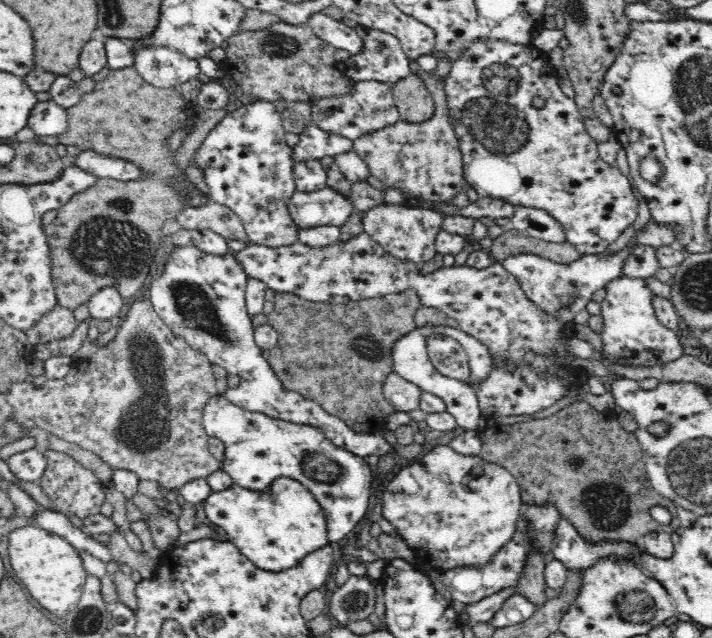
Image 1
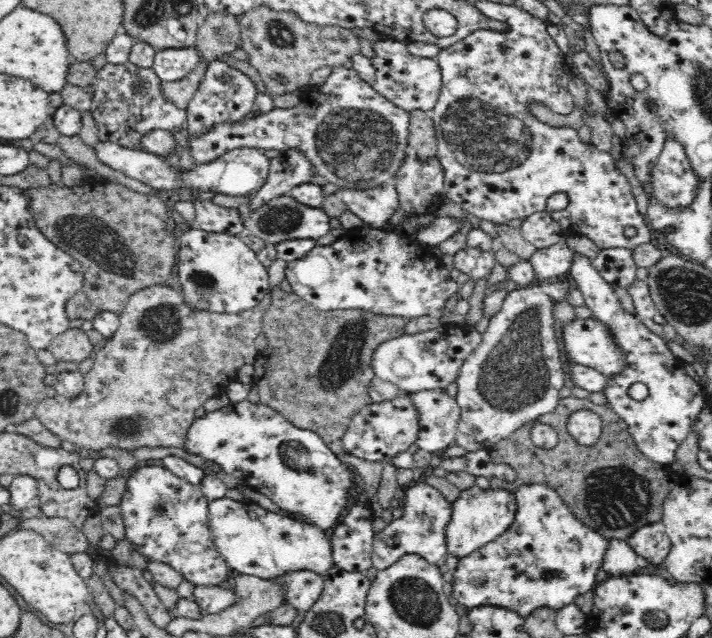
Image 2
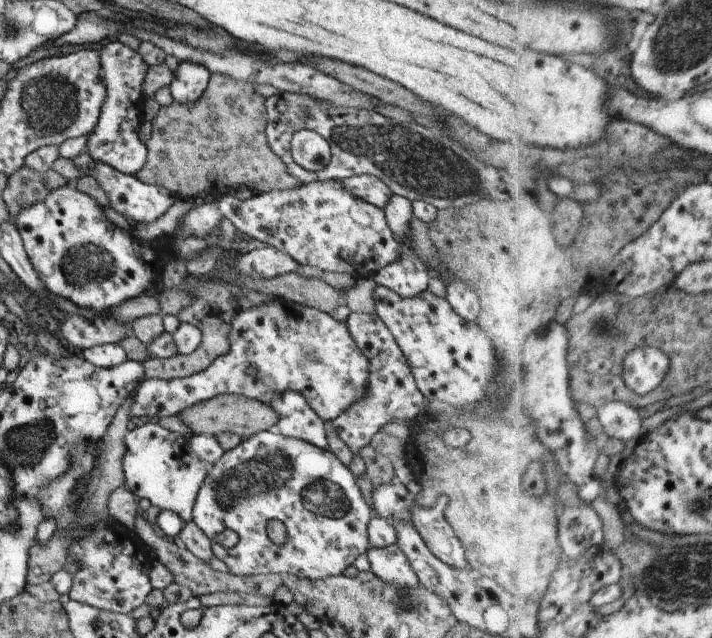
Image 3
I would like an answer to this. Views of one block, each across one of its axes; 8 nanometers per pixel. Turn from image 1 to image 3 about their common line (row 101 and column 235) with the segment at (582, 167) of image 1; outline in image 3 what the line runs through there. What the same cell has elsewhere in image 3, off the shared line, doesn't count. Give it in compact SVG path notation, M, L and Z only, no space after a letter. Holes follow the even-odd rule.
M276 429L266 430L263 432L257 432L252 434L246 439L234 446L227 452L222 452L221 458L207 467L207 476L199 488L199 492L195 495L195 500L192 506L191 521L197 525L197 528L209 538L213 540L213 536L217 536L219 532L223 532L225 528L233 530L237 534L237 542L231 548L223 548L221 544L211 542L211 552L213 556L223 562L227 568L227 573L235 576L253 576L253 575L266 575L271 573L277 573L280 575L293 575L296 577L306 578L307 580L317 580L330 576L337 576L341 574L347 566L353 564L353 560L359 556L359 554L365 554L368 549L369 542L367 542L367 526L369 520L372 518L369 505L364 501L361 494L360 487L357 486L355 477L349 472L346 467L331 451L323 450L318 446L309 444L304 440L298 438L289 438L287 436L281 436ZM275 518L285 526L285 542L276 546L267 538L267 522Z

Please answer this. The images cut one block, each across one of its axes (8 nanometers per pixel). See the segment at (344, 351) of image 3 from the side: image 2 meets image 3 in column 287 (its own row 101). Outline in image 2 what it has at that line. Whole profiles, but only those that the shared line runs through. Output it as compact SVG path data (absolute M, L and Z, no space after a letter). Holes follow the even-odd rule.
M341 66L334 69L327 81L303 92L300 105L294 108L273 108L262 112L252 119L234 122L234 124L216 124L208 134L200 138L191 138L190 149L198 164L206 164L218 160L230 150L242 147L256 148L261 151L297 150L301 152L326 183L336 184L341 188L375 188L385 183L392 183L398 170L402 168L404 158L411 152L408 144L410 113L396 106L370 83L362 80L356 70Z

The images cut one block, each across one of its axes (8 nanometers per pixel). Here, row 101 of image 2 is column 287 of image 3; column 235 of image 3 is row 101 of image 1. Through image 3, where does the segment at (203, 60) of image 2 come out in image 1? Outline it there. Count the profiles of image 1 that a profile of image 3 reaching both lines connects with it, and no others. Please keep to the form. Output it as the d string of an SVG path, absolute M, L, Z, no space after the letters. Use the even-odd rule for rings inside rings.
M134 67L126 69L112 69L110 74L100 82L96 82L93 91L89 93L84 93L82 98L76 106L71 106L66 109L68 113L68 126L62 134L59 134L59 142L65 146L70 146L70 144L77 146L80 150L91 149L94 152L98 152L102 155L111 154L114 157L119 157L126 161L134 163L138 167L142 167L148 176L142 178L142 180L130 180L128 182L114 180L113 178L100 178L92 188L84 190L76 194L73 198L70 198L64 206L58 209L58 214L56 218L49 224L44 226L44 231L46 231L46 236L48 237L48 243L50 243L50 260L52 261L52 278L54 279L54 287L56 287L56 296L58 297L58 305L70 310L82 306L82 304L87 304L90 297L96 292L102 290L102 288L112 287L115 288L119 295L124 300L131 300L139 295L140 288L143 287L146 278L148 278L148 273L150 272L150 266L153 263L153 257L156 252L156 248L160 242L160 226L164 220L172 220L172 218L177 218L177 214L182 212L186 208L186 203L184 203L184 197L180 195L173 186L169 186L170 177L184 177L185 174L180 172L174 165L172 165L172 157L176 155L176 152L171 152L165 147L165 138L169 135L169 132L176 127L179 127L182 123L186 122L189 114L186 114L186 108L188 104L182 99L182 94L178 87L168 87L168 88L158 88L149 82L146 82L142 78L138 71Z

